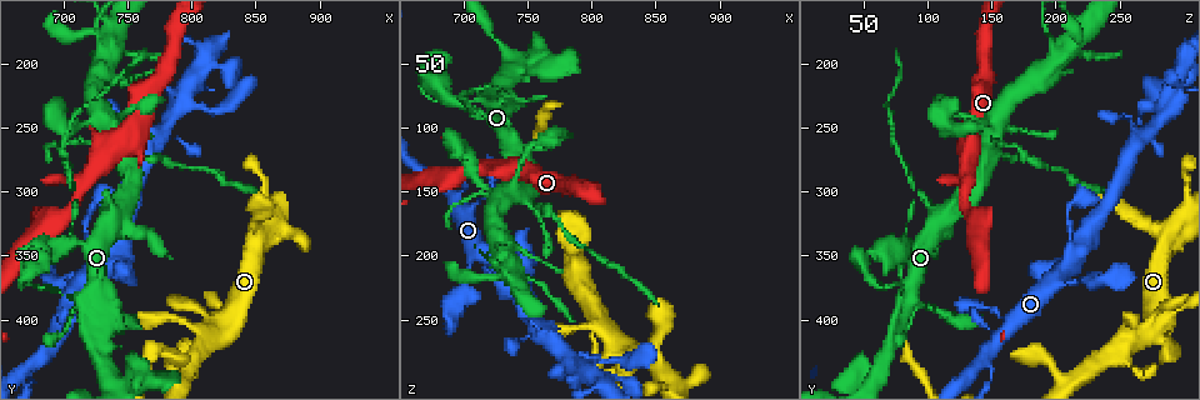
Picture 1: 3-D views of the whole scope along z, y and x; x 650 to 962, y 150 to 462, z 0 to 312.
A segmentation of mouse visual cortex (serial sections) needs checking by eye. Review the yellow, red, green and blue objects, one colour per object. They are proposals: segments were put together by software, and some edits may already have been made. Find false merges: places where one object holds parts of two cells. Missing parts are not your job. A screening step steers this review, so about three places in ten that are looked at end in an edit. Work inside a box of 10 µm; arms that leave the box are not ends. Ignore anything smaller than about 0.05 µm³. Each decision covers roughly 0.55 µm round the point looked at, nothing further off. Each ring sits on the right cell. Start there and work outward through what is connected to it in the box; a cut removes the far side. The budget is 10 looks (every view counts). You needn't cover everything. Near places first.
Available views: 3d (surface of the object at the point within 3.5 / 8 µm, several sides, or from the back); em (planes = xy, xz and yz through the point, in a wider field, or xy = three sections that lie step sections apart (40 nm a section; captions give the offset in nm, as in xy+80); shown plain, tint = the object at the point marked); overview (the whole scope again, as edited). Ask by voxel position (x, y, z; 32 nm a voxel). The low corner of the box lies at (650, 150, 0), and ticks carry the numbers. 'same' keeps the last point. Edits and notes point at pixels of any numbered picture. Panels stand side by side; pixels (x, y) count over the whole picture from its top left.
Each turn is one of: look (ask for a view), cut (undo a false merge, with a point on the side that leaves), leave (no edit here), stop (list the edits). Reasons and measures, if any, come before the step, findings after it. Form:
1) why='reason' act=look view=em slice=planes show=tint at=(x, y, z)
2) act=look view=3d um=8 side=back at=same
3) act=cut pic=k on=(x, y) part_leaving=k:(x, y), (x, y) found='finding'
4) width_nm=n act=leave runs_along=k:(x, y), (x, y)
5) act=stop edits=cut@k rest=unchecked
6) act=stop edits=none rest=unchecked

why='two arms at a narrow angle' act=look view=3d um=8 at=(816, 404, 274)

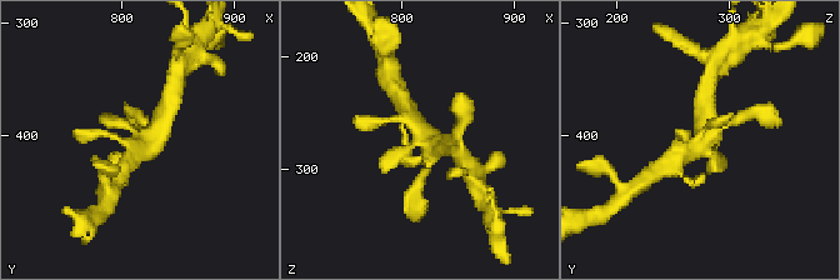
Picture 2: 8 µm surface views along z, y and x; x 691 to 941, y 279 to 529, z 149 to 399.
act=look view=em slice=xy step=2 show=tint at=same

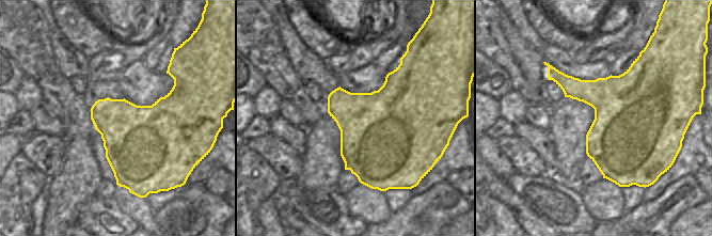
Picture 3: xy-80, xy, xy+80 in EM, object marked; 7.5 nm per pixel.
width_nm=650 act=leave runs_along=2:(161, 115), (151, 145), (129, 161) found='all the same cell'

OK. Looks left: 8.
why='branch point' act=look view=3d um=3.5 at=(752, 274, 148)

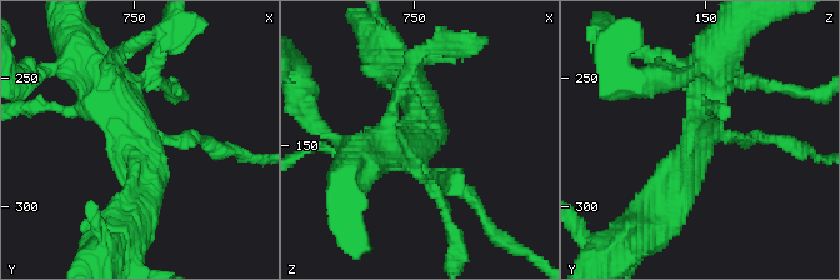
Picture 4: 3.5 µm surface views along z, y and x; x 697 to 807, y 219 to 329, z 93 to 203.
arm_widths_nm=150,400,500 act=cut pic=4 on=(480, 211) part_leaving=4:(164, 139), (203, 139), (253, 158) found='two cells meet here'

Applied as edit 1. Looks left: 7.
act=look view=overview

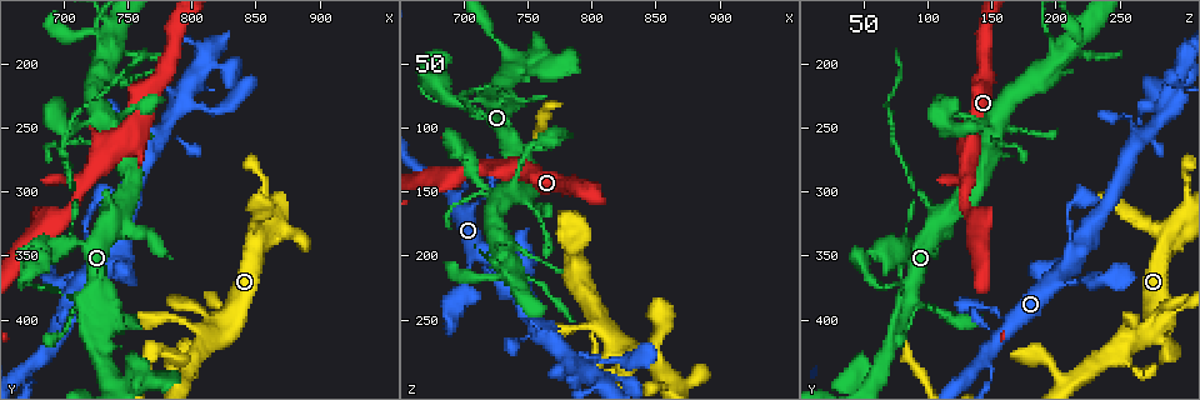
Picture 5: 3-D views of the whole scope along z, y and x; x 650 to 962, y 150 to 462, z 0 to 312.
why='abrupt turn' act=look view=3d um=3.5 at=(706, 324, 86)

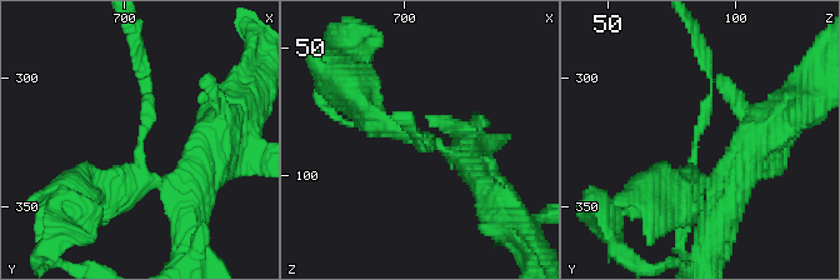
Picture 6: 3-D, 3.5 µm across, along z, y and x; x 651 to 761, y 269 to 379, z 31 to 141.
arms=3 arm_widths_nm=100,250,250 act=look view=em slice=xy step=3 show=tint at=(704, 325, 84)

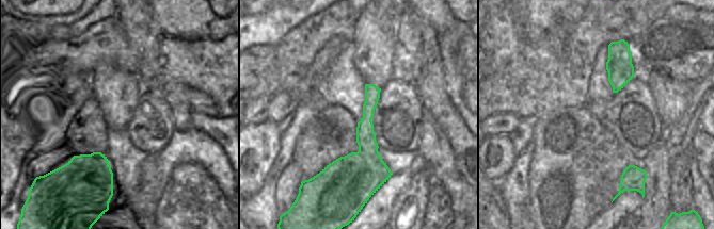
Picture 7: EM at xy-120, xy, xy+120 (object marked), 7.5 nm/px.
act=cut pic=6 on=(148, 98) part_leaving=6:(140, 138), (148, 76), (136, 34) found='a second cell is stuck on'

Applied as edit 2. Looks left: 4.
why='see it whole again' act=look view=overview

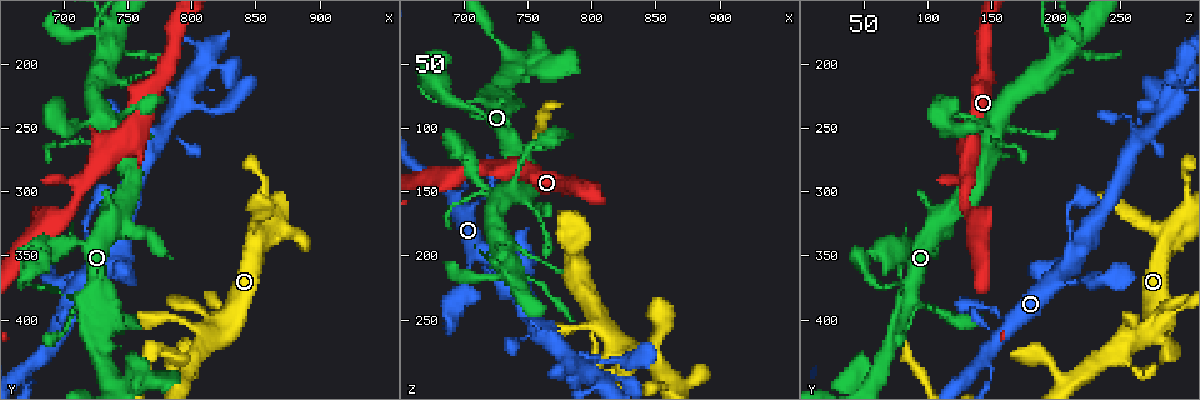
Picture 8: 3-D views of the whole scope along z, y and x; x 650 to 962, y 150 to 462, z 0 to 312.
why='thin arm on a thick one' act=look view=3d um=3.5 at=(730, 202, 194)

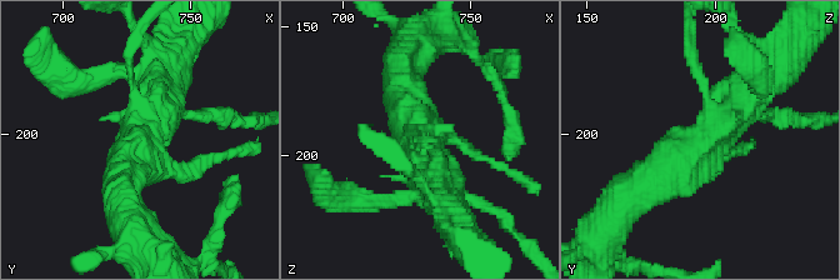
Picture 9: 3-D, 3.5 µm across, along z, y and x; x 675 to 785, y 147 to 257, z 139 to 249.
act=look view=em slice=xy step=2 show=tint at=(730, 204, 194)

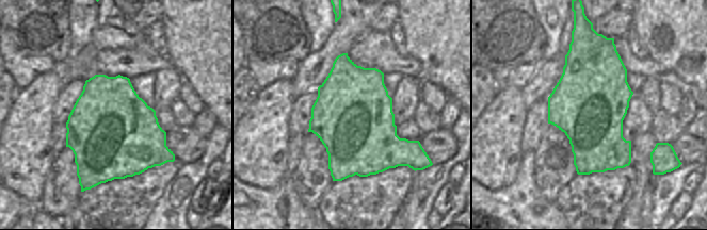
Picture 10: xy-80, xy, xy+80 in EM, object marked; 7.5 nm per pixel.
act=leave runs_along=9:(624, 204), (678, 170), (743, 100) found='all the same cell'

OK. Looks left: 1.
act=stop edits=cut@4,cut@6 rest=unchecked

